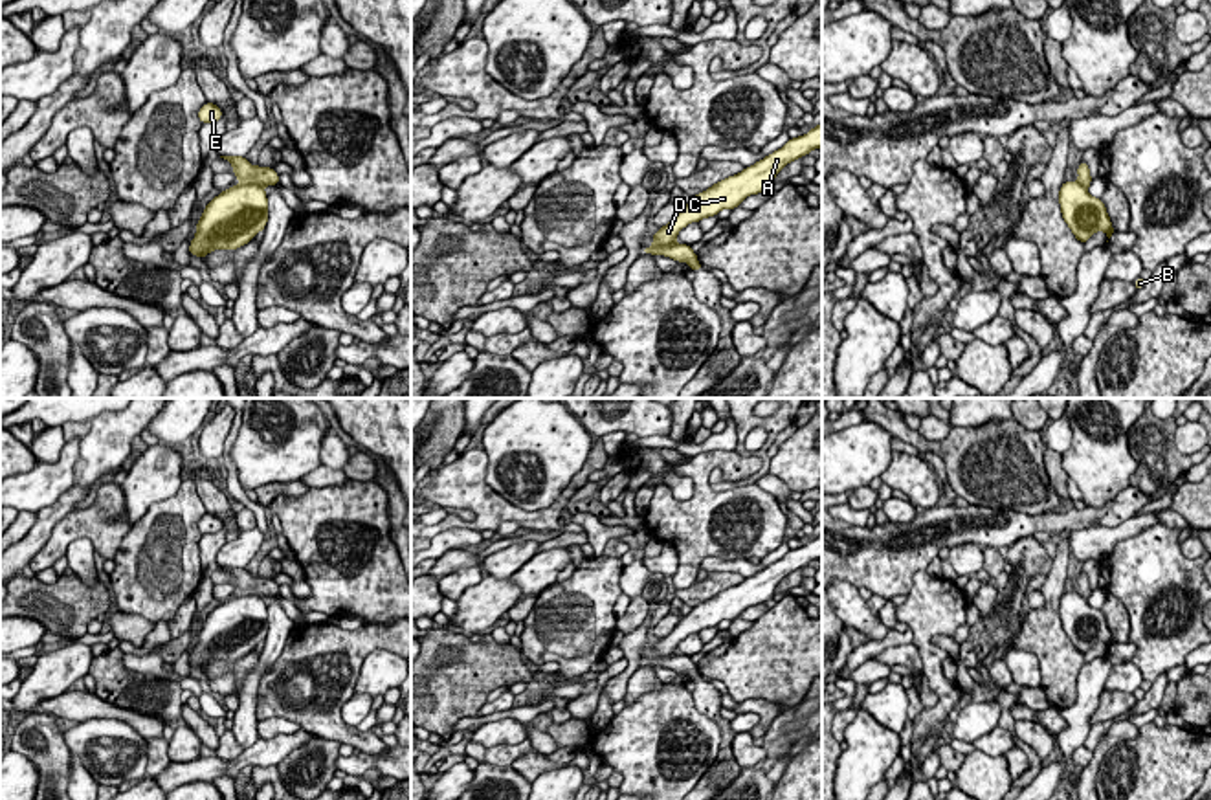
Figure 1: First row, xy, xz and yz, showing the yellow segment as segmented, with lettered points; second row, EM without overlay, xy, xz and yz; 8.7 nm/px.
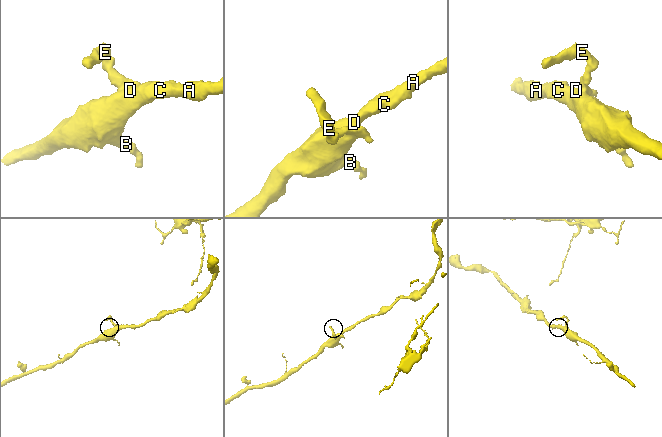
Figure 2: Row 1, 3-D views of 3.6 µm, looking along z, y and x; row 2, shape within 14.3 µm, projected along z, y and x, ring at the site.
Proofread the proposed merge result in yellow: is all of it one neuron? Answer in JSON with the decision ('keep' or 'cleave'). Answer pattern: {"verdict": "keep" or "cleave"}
{"verdict": "cleave"}

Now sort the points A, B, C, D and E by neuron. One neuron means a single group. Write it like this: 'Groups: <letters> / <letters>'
Groups: A B C D / E

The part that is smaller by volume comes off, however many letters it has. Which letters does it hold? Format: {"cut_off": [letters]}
{"cut_off": ["E"]}

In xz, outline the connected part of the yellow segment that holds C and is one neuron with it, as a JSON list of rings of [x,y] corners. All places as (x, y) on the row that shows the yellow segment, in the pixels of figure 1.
[[[822,123],[800,138],[791,138],[782,149],[745,167],[741,172],[692,196],[672,222],[653,233],[651,246],[670,246],[675,242],[677,233],[688,224],[716,217],[721,209],[736,209],[747,196],[772,189],[776,174],[787,163],[807,156],[813,149],[822,149]]]

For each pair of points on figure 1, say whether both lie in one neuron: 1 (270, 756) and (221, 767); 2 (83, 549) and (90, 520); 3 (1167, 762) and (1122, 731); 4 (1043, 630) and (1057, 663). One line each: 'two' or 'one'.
1: one
2: two
3: two
4: one

